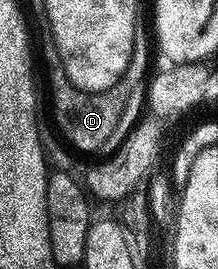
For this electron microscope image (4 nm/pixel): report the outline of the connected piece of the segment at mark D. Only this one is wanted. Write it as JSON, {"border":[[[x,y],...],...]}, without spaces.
{"border":[[[144,48],[134,53],[136,60],[130,58],[129,62],[132,72],[126,72],[128,76],[122,74],[120,81],[105,92],[84,92],[70,83],[68,76],[60,76],[60,72],[56,72],[56,88],[50,92],[52,112],[56,115],[55,127],[77,153],[93,152],[96,158],[110,156],[120,150],[136,128],[145,101],[140,96],[140,88],[148,91],[150,70],[144,66]]]}

